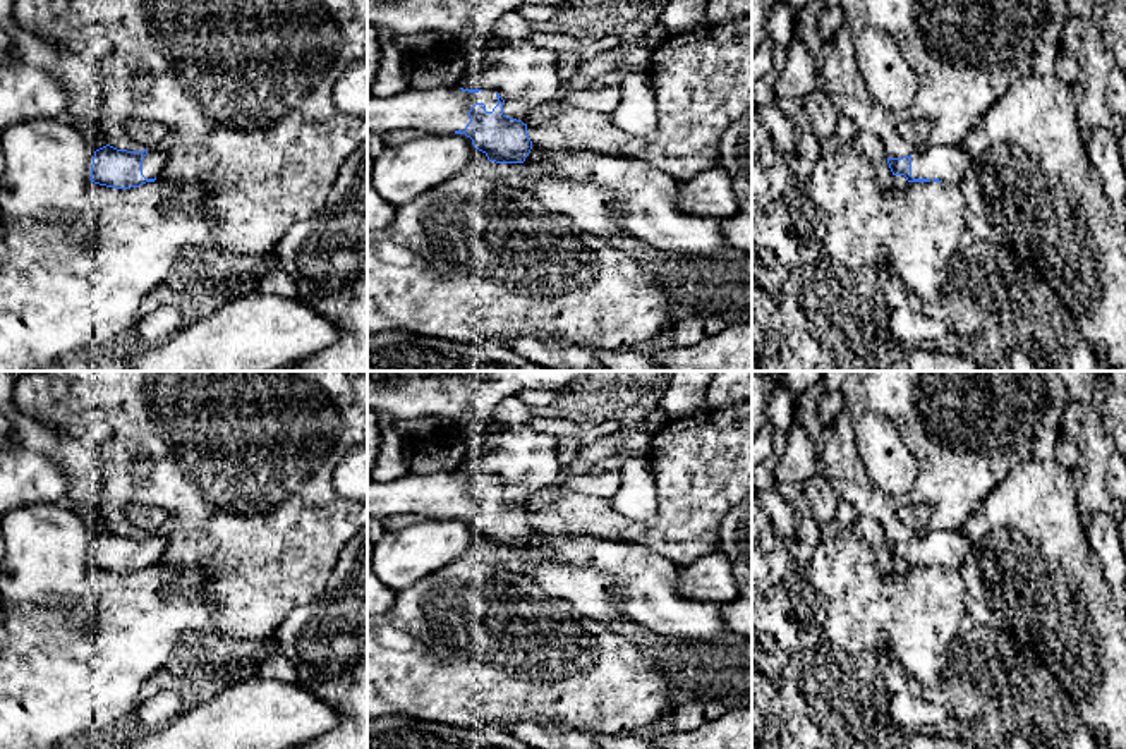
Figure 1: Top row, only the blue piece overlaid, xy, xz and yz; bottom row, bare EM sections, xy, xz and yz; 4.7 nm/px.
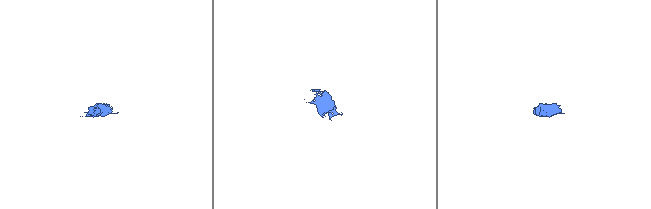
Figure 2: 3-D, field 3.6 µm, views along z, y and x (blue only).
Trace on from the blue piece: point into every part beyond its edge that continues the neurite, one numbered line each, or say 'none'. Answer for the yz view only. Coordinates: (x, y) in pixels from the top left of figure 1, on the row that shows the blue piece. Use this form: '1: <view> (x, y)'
1: yz (950, 164)

